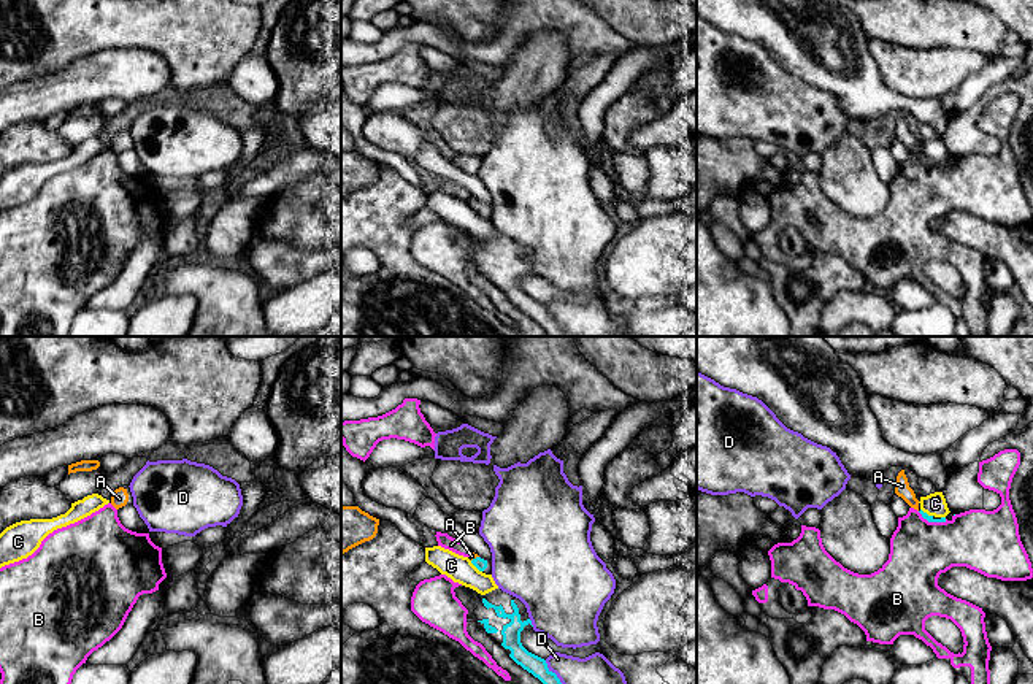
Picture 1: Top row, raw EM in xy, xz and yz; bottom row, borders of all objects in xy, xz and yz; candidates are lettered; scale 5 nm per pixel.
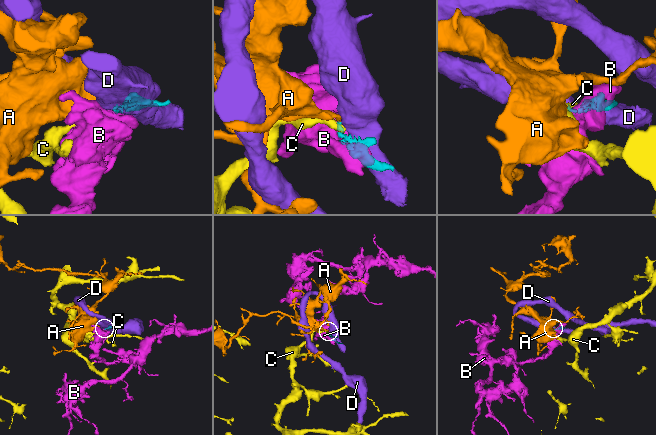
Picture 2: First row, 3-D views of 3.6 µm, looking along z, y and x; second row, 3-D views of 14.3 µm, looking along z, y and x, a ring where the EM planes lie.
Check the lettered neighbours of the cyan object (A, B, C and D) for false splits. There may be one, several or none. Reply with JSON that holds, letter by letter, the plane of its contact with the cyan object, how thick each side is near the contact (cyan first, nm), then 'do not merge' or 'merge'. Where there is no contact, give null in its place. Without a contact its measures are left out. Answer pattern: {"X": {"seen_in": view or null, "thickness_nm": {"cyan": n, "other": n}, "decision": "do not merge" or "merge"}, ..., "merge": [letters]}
{"A": {"seen_in": "xz", "thickness_nm": {"cyan": 60, "other": 30}, "decision": "merge"}, "B": {"seen_in": "yz", "thickness_nm": {"cyan": 30, "other": 300}, "decision": "do not merge"}, "C": {"seen_in": "xz", "thickness_nm": {"cyan": 60, "other": 140}, "decision": "do not merge"}, "D": {"seen_in": "xz", "thickness_nm": {"cyan": 90, "other": 300}, "decision": "do not merge"}, "merge": ["A"]}

